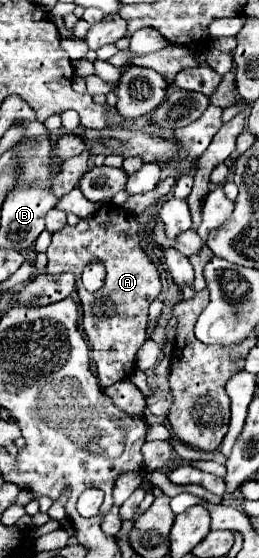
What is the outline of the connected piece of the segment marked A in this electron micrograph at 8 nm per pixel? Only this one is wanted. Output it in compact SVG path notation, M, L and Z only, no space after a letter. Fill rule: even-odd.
M113 203L105 205L95 213L93 219L83 219L75 227L65 225L53 233L46 255L47 273L75 273L77 293L83 309L81 325L91 343L99 385L107 389L109 385L131 377L135 371L135 353L145 343L149 303L161 293L159 271L139 247L139 223L135 217ZM91 259L101 259L107 269L105 285L95 293L89 293L81 283L81 271Z

